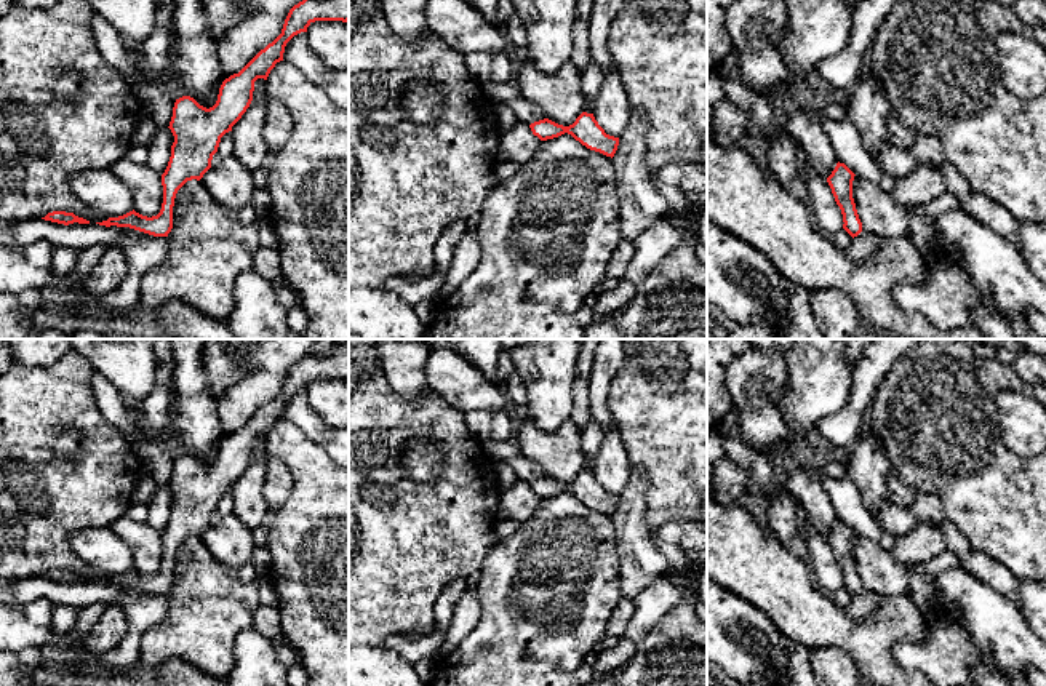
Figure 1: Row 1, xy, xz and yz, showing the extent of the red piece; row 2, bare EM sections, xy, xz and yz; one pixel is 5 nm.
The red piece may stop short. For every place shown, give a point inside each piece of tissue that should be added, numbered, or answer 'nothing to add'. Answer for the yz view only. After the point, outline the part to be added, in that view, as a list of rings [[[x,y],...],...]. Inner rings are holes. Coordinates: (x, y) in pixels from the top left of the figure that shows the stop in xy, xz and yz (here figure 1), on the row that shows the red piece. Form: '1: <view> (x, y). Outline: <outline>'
nothing to add

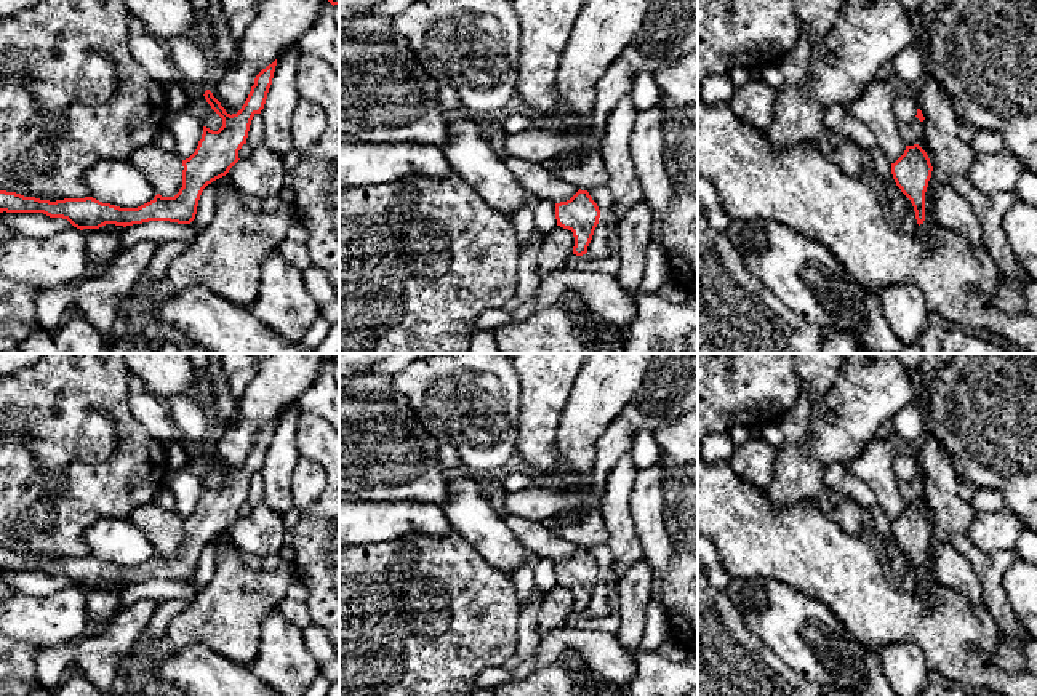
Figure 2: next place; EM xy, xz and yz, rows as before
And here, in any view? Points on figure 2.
nothing to add

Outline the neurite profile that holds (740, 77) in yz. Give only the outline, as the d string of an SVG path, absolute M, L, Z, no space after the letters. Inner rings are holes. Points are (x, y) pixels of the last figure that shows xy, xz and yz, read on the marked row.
M739 66L733 67L727 75L731 85L735 86L735 90L741 90L751 80L754 80L752 72Z

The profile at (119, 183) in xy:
M102 158L86 170L83 181L93 198L120 208L138 208L157 195L128 160Z

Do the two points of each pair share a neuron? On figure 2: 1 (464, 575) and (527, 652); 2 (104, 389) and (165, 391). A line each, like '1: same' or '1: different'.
1: different
2: different

